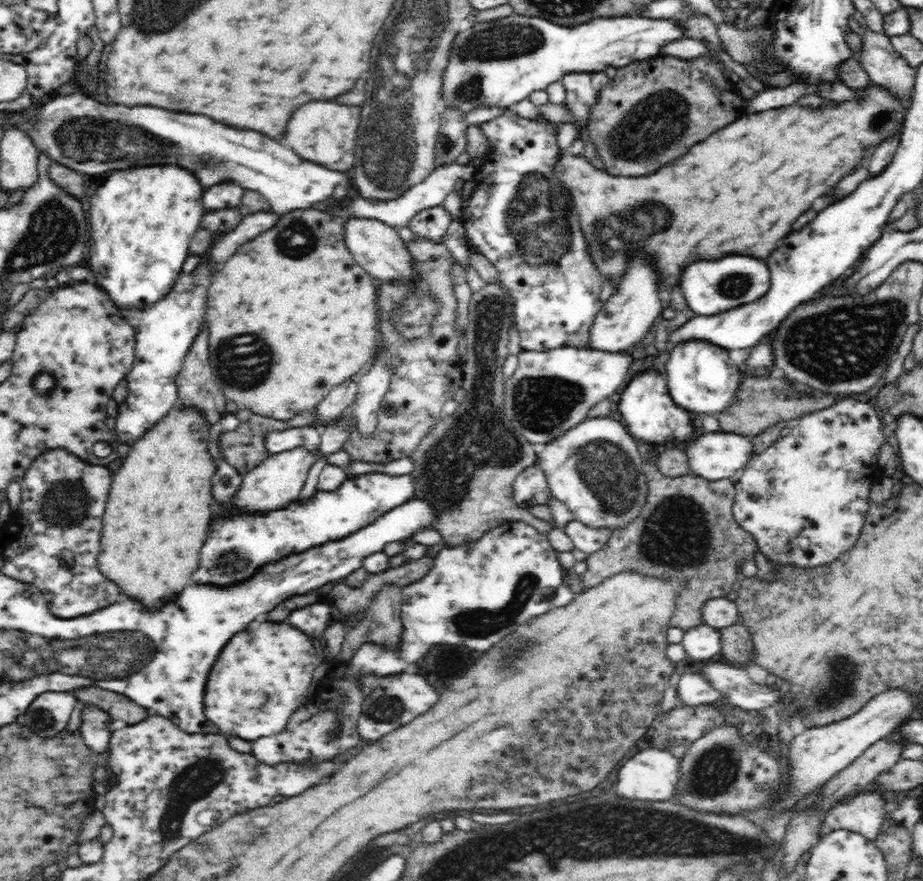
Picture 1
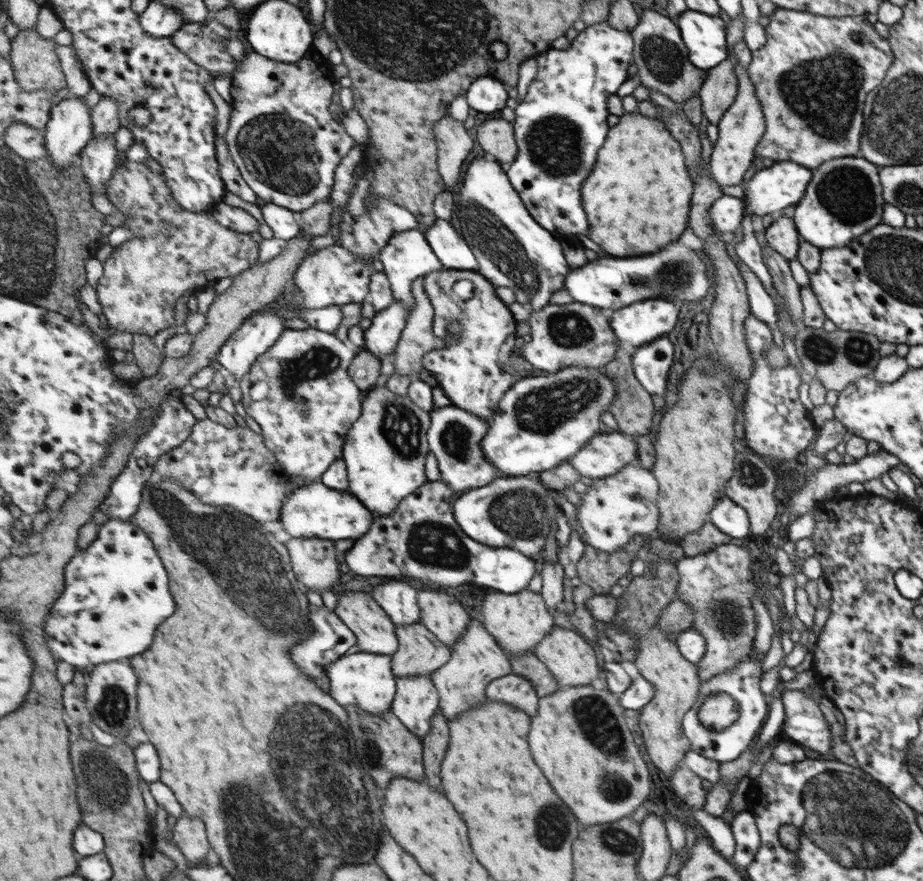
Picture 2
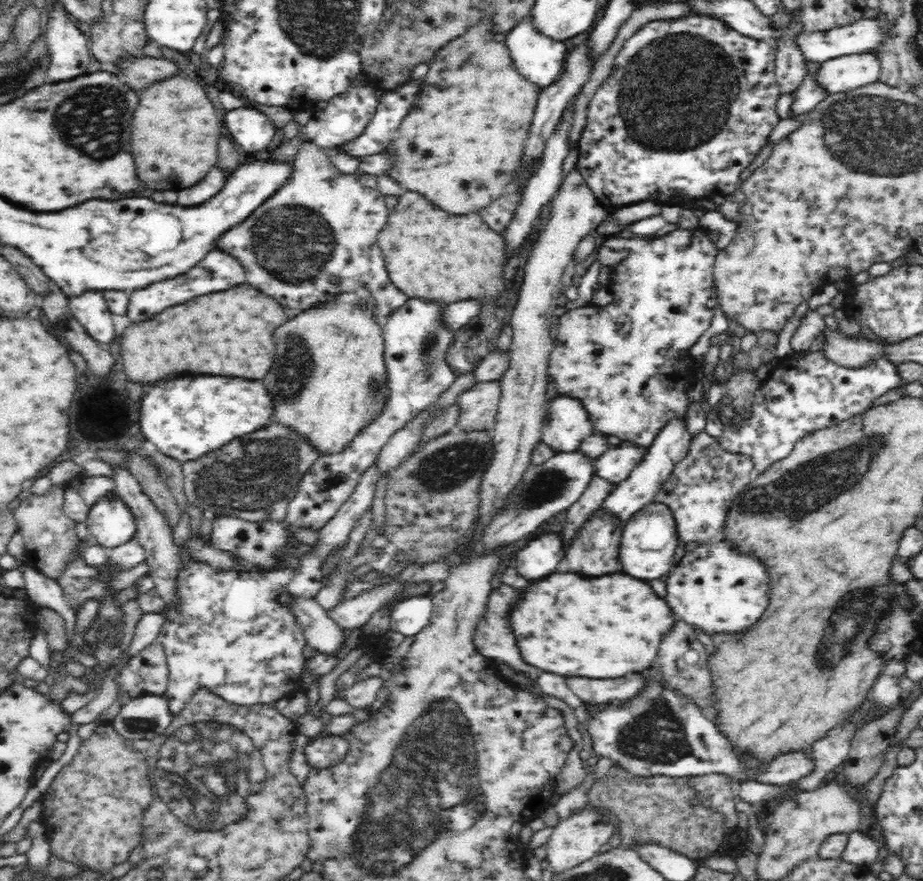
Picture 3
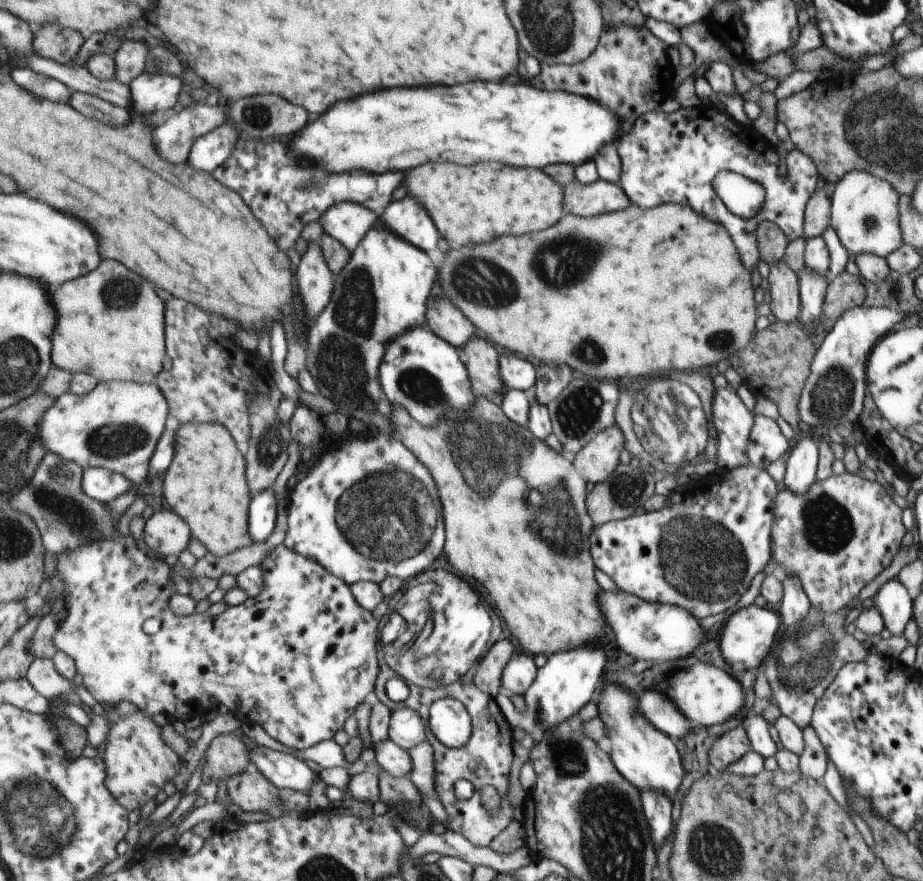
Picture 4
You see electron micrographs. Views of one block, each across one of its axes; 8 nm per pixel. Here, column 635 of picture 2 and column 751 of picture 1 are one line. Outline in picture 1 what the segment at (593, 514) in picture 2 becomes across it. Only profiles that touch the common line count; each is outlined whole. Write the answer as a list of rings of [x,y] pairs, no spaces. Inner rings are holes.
[[[844,398],[838,404],[834,403],[834,406],[803,415],[798,420],[798,424],[788,432],[788,436],[784,436],[784,438],[778,437],[775,441],[772,441],[767,450],[756,454],[752,462],[745,467],[742,477],[735,484],[735,497],[731,504],[735,522],[753,537],[759,551],[774,563],[787,564],[787,566],[799,568],[822,567],[824,564],[833,563],[834,560],[838,559],[838,556],[842,556],[844,552],[848,552],[850,548],[853,548],[861,536],[865,515],[870,508],[870,490],[872,490],[874,484],[885,477],[882,468],[876,466],[878,464],[876,462],[876,454],[880,452],[880,446],[884,442],[886,442],[884,424],[882,424],[882,420],[880,420],[880,416],[876,412],[876,406],[870,400],[862,402],[862,400],[856,400],[856,398]]]

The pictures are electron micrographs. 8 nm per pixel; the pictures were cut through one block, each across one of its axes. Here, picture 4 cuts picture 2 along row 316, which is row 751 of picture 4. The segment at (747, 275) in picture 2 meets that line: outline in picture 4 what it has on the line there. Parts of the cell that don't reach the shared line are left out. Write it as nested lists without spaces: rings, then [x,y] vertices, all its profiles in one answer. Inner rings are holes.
[[[750,710],[743,718],[742,727],[748,735],[751,748],[758,751],[758,754],[761,754],[765,759],[769,756],[775,756],[780,749],[770,737],[769,725],[764,716],[755,713],[754,710]]]

